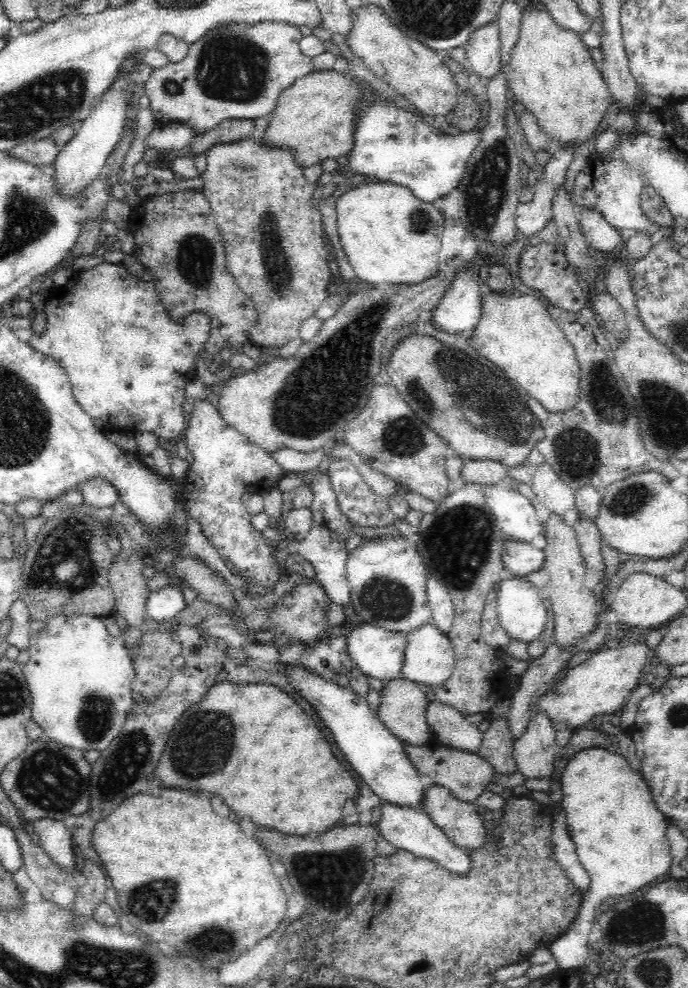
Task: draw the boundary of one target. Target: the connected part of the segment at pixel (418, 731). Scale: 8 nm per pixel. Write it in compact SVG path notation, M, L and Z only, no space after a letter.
M397 677L386 682L380 694L376 714L393 736L402 742L418 747L426 744L432 738L433 735L426 718L428 698L425 696L424 687L404 677Z

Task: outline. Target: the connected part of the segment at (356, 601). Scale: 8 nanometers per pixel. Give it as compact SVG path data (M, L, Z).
M380 536L362 542L348 555L346 574L351 604L363 623L408 633L431 622L431 608L427 603L430 574L412 537Z

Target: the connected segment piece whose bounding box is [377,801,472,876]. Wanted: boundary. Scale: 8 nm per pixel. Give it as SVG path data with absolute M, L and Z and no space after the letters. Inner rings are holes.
M389 802L380 804L382 815L380 817L378 834L384 837L390 844L394 845L397 850L411 852L415 857L427 858L433 860L436 864L443 866L446 870L462 876L472 870L472 859L466 853L465 849L454 844L450 837L444 835L444 831L438 828L434 821L430 819L428 813L418 808L402 808Z

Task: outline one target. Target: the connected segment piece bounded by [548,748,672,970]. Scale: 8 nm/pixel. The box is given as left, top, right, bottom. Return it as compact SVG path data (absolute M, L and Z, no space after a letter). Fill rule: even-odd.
M588 748L578 752L566 764L559 787L562 790L561 806L566 814L566 828L576 844L578 858L589 874L590 885L582 893L580 910L572 927L548 950L556 959L558 969L576 970L585 966L588 960L586 946L597 912L614 898L639 891L654 878L669 873L672 858L667 828L670 824L656 810L644 780L612 748Z

